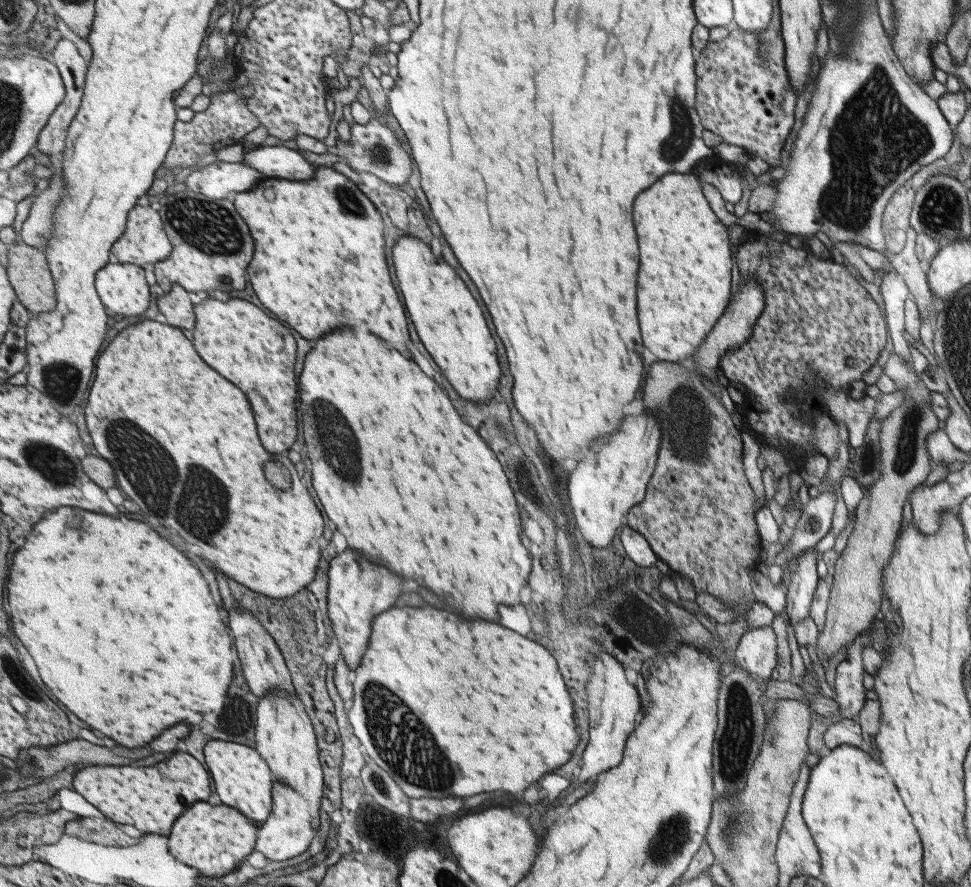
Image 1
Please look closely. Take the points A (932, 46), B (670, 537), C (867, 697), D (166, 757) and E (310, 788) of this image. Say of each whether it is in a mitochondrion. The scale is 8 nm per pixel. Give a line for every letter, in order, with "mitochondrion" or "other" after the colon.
A: other
B: other
C: other
D: other
E: other

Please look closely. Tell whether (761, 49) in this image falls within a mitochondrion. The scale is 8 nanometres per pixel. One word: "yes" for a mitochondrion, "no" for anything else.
yes

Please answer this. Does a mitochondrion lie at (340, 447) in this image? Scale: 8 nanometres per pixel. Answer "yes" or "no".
yes

